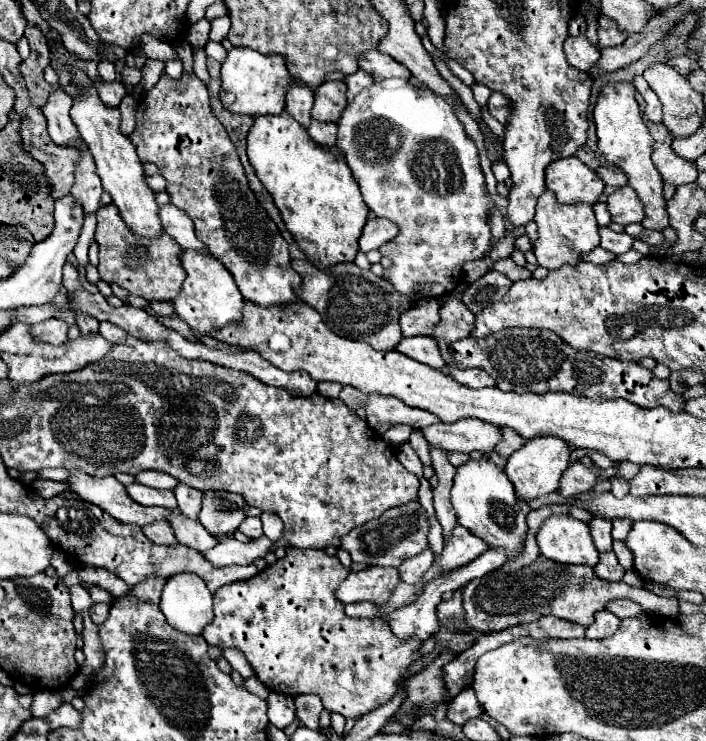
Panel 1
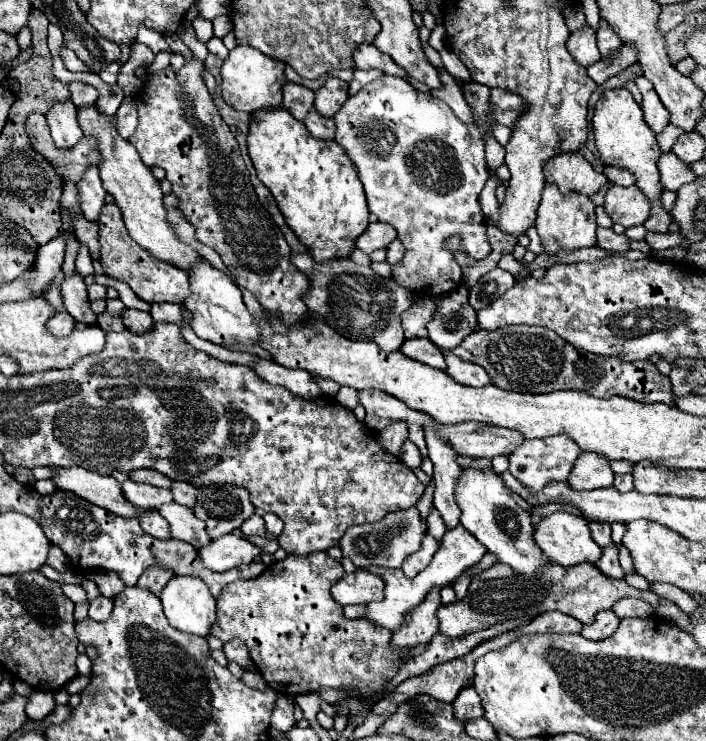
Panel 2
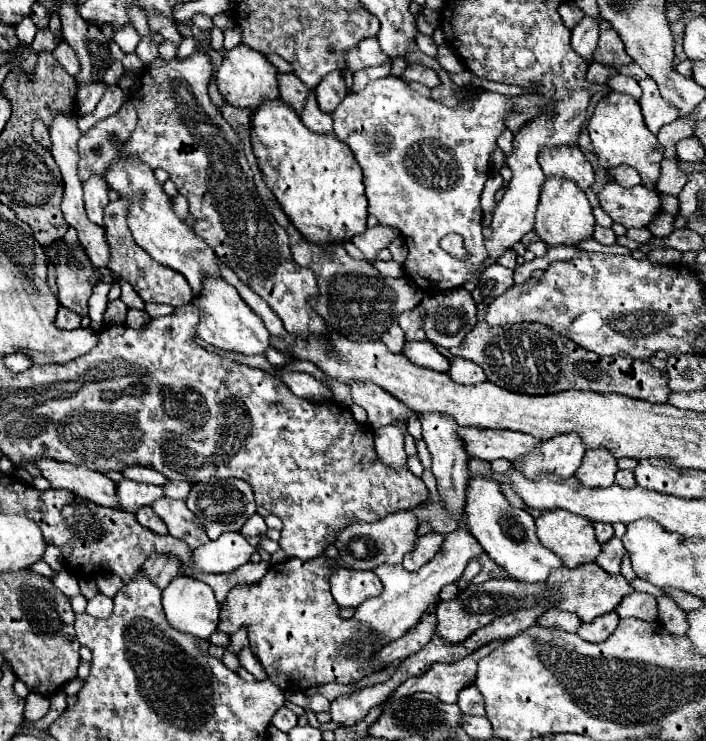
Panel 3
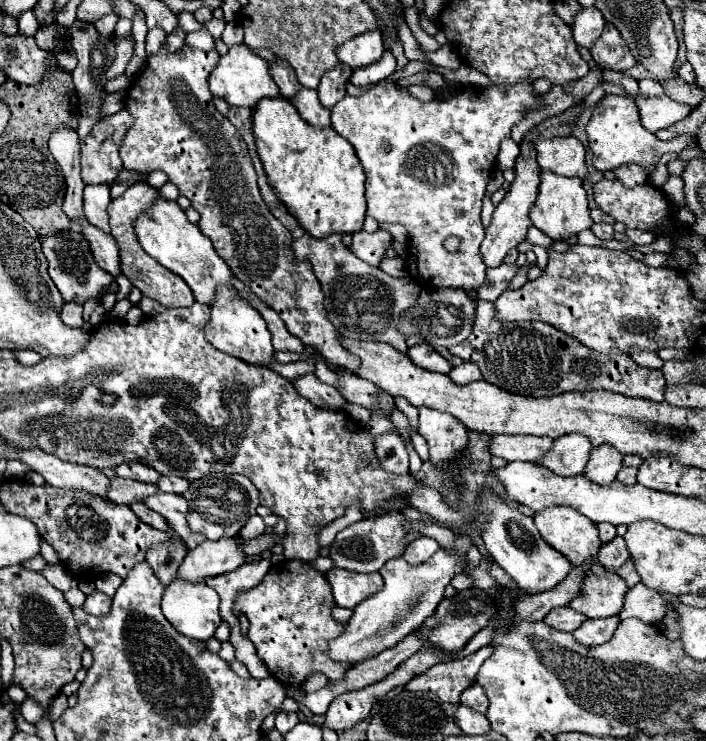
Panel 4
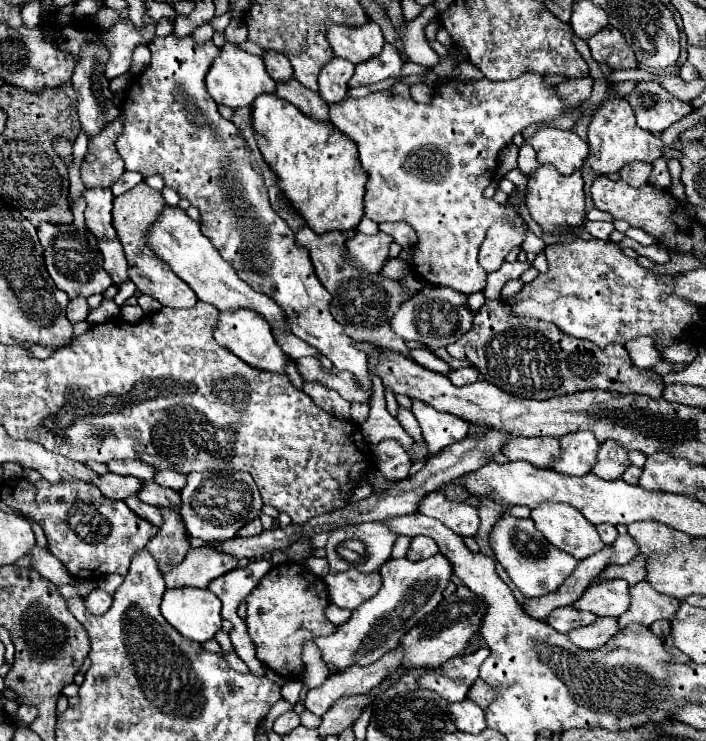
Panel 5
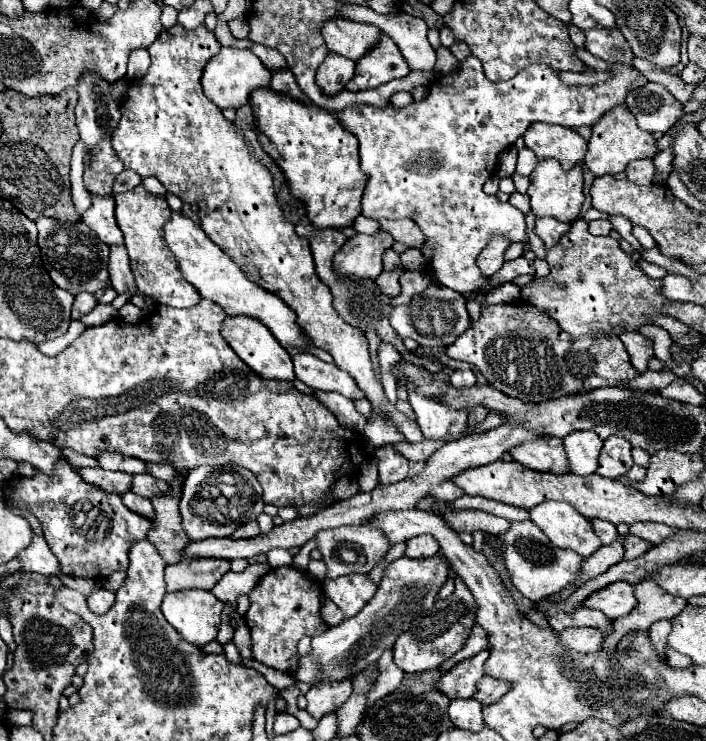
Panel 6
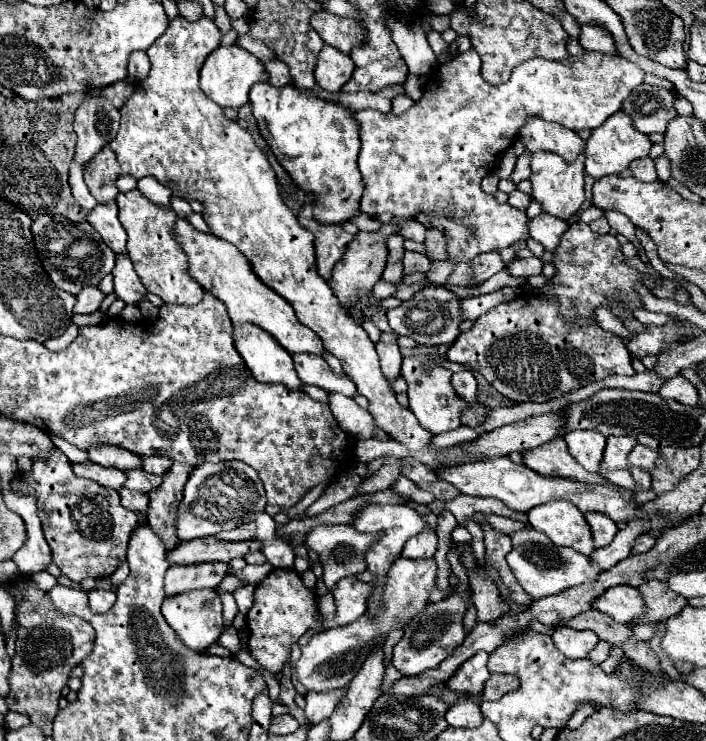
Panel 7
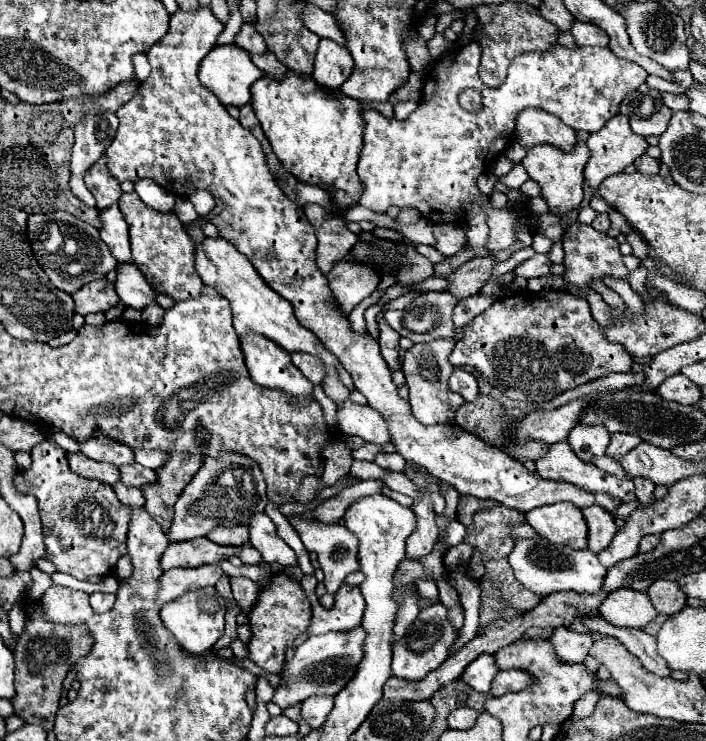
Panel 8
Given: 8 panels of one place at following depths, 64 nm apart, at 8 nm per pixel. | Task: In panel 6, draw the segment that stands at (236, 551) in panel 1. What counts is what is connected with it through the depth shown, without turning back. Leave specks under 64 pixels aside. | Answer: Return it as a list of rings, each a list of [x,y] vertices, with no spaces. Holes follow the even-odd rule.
[[[184,558],[178,564],[166,566],[166,586],[168,592],[178,590],[190,590],[190,588],[202,588],[212,590],[216,582],[230,570],[228,560],[216,560],[216,558]]]

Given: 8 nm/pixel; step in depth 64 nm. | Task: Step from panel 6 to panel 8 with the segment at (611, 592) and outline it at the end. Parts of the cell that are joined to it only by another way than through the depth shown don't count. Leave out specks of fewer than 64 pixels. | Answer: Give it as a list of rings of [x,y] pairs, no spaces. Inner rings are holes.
[[[628,588],[612,592],[598,610],[604,620],[618,628],[644,628],[658,618],[656,608],[648,600],[648,594]]]

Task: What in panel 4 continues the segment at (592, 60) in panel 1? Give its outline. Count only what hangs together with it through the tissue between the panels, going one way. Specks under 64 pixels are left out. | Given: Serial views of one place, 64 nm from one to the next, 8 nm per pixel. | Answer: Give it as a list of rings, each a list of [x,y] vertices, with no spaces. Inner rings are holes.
[[[582,8],[574,16],[574,24],[572,24],[576,44],[590,48],[596,42],[596,38],[602,34],[604,24],[606,20],[598,8]]]

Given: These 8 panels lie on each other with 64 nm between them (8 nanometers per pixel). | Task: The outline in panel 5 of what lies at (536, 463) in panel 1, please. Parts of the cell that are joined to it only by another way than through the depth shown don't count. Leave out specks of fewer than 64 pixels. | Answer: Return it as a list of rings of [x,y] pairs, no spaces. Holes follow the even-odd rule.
[[[592,432],[566,434],[560,438],[562,456],[554,464],[554,470],[568,476],[584,476],[592,470],[592,464],[596,464],[598,448],[600,442],[592,436]]]

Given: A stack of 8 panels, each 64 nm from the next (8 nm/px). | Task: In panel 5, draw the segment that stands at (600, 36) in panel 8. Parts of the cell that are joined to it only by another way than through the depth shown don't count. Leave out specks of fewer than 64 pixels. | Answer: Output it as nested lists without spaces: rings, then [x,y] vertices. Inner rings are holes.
[[[608,26],[602,32],[596,32],[596,36],[588,38],[588,46],[590,46],[592,58],[596,62],[606,62],[612,70],[638,66],[632,48],[614,26]]]

